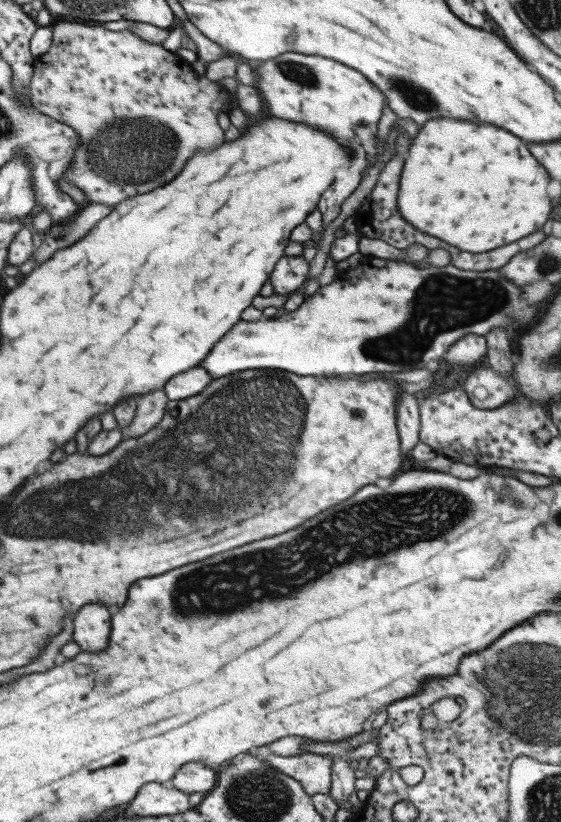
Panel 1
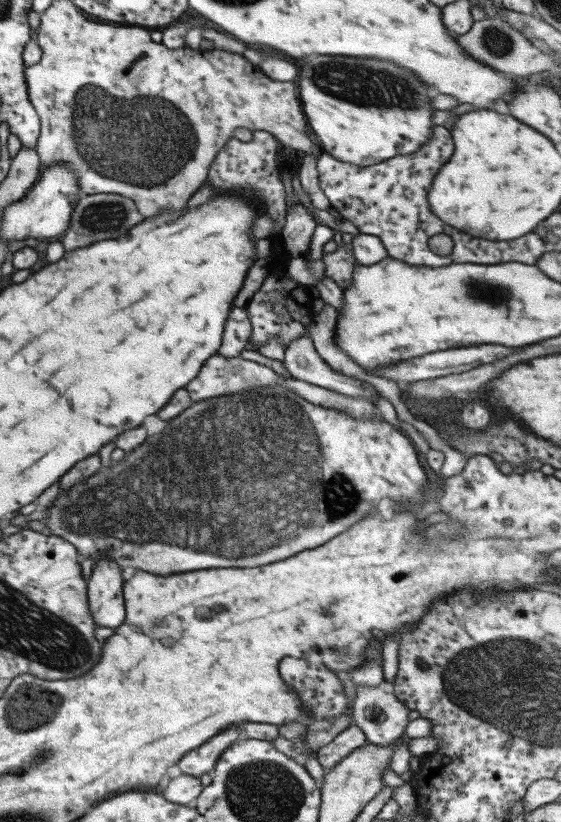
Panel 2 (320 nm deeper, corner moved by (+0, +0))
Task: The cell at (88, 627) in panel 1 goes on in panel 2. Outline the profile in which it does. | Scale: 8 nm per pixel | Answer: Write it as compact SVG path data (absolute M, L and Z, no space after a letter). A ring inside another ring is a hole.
M99 557L88 580L90 613L99 627L115 629L123 620L121 569L107 557Z

